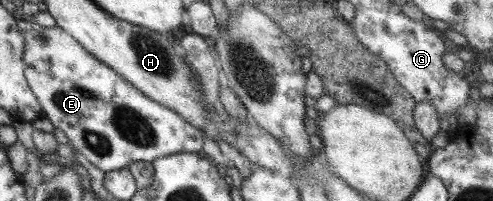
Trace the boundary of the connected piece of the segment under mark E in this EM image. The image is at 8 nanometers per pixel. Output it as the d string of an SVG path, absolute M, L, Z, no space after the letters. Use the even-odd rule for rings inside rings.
M31 19L18 20L18 26L26 37L26 76L30 88L38 96L43 114L49 118L54 128L65 132L70 146L82 154L93 166L105 174L128 168L135 161L155 161L183 152L203 151L202 132L179 116L173 109L135 88L130 81L115 72L109 65L103 64L83 48L68 32L59 25L42 27Z

